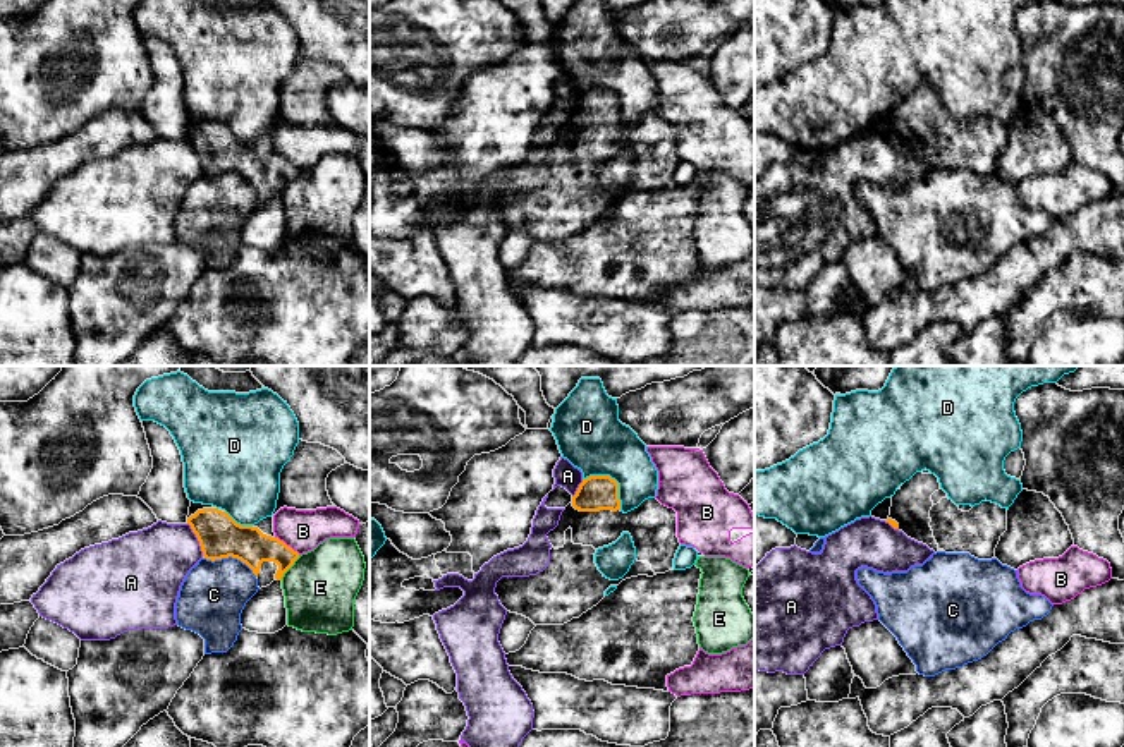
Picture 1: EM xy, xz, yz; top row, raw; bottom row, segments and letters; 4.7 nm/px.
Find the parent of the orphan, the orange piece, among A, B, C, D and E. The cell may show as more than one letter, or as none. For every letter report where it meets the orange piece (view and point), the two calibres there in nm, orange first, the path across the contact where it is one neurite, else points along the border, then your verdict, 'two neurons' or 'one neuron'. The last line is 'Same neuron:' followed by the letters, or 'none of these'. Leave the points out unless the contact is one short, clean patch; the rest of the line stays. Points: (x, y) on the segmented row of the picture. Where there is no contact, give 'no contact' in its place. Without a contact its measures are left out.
A: meets orange in xy at (198, 540); 200 nm thick on the orange side, 340 nm on the other; border along xy (188, 522), (203, 555); two neurons
B: meets orange in xy at (286, 545); 170 nm thick on the orange side, 190 nm on the other; border along xy (275, 536), (299, 553); two neurons
C: meets orange in xy at (231, 555); 200 nm thick on the orange side, 300 nm on the other; border along xy (205, 557), (212, 560), (236, 557), (256, 576); two neurons
D: meets orange in xz at (614, 479); 170 nm thick on the orange side, 300 nm on the other; border along xz (583, 478), (610, 476), (617, 483), (621, 509); two neurons
E: meets orange in xy at (291, 565); 170 nm thick on the orange side, 340 nm on the other; border along xy (299, 555), (280, 579); two neurons
Same neuron: none of these

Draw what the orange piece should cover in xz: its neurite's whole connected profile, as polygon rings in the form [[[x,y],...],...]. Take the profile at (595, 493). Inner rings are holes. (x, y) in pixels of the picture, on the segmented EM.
[[[610,476],[583,479],[559,525],[547,537],[552,550],[543,572],[502,577],[495,587],[507,611],[522,615],[535,625],[564,625],[596,606],[610,586],[672,570],[681,546],[677,512],[648,498],[624,513],[619,483]],[[624,532],[632,537],[636,560],[622,579],[610,580],[598,570],[595,553]]]

